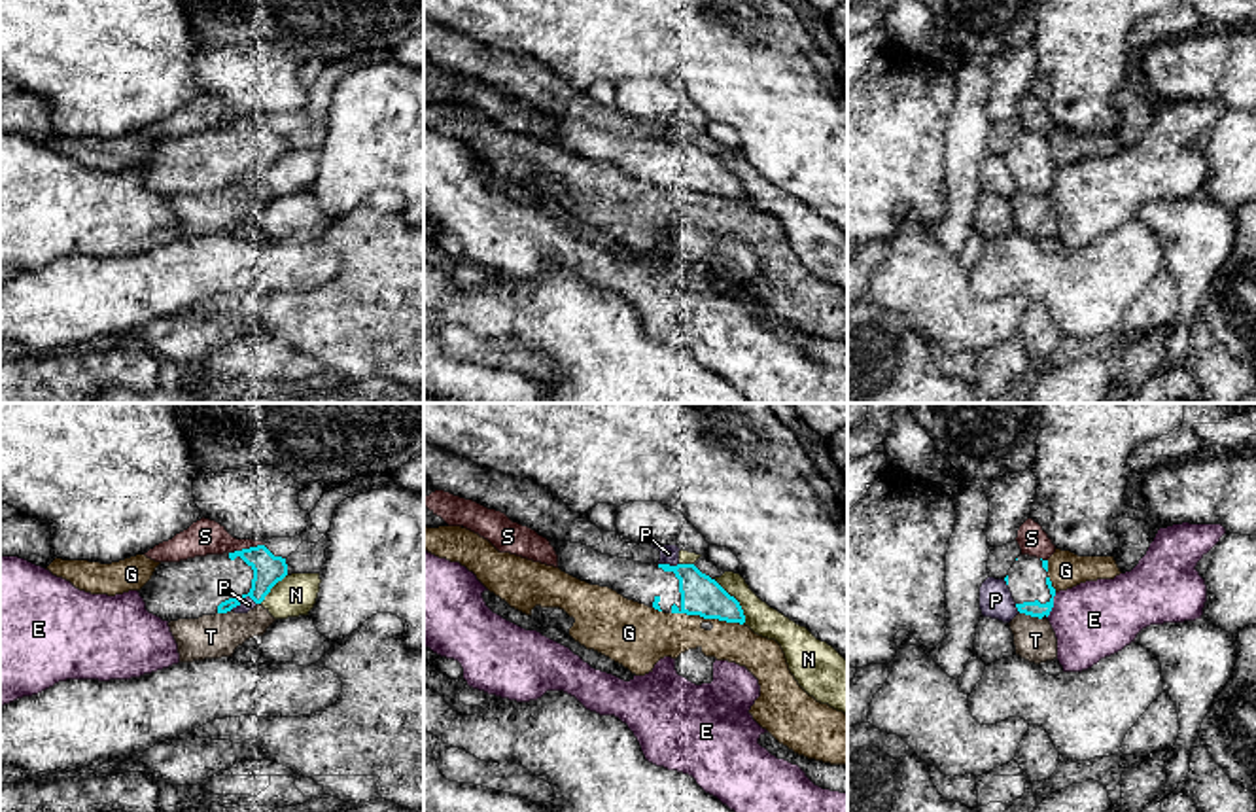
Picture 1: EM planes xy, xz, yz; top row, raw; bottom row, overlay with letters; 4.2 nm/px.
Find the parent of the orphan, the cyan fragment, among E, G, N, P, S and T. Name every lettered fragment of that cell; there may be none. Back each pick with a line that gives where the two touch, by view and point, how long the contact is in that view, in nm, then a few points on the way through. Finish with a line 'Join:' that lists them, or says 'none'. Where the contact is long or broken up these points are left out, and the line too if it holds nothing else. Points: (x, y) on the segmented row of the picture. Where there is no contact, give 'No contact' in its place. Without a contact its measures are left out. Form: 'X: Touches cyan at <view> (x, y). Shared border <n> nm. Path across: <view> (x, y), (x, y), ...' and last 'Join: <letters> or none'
Join: none

